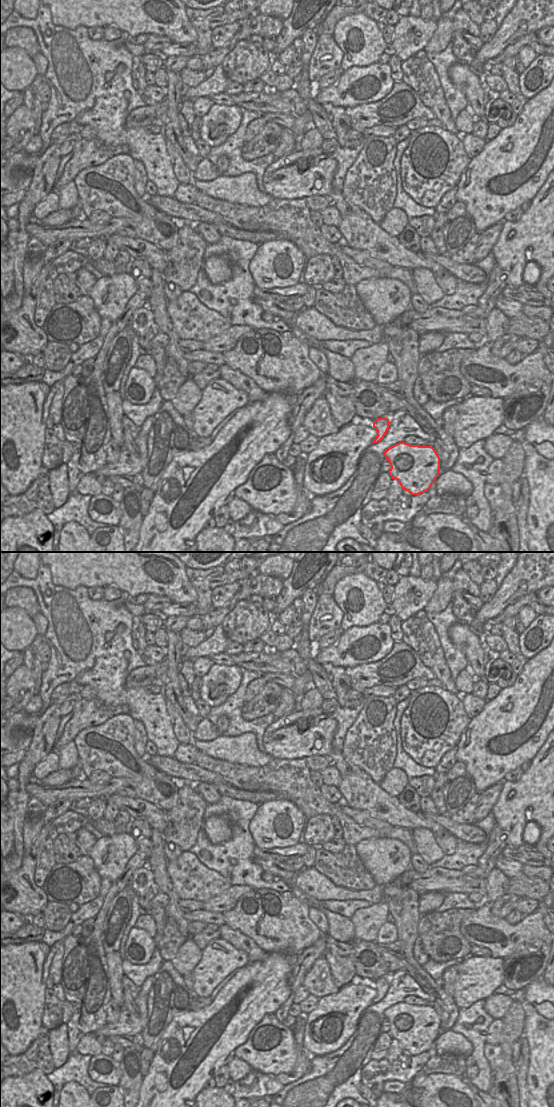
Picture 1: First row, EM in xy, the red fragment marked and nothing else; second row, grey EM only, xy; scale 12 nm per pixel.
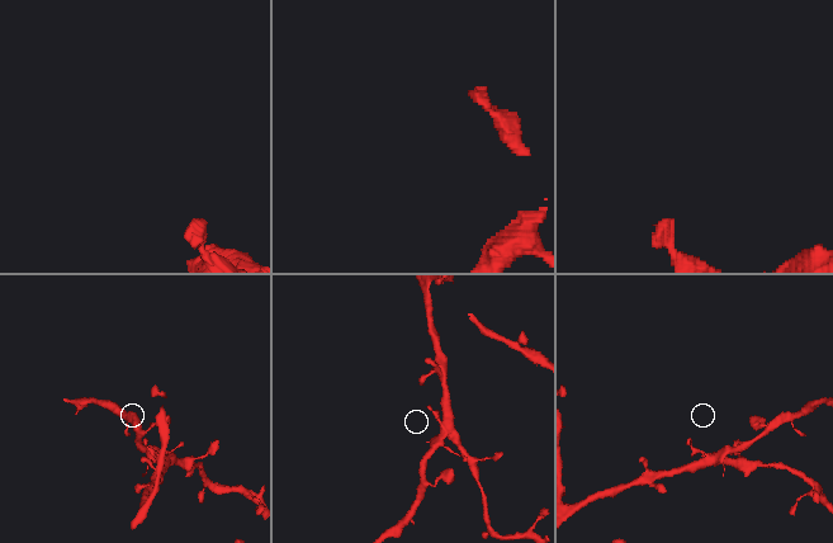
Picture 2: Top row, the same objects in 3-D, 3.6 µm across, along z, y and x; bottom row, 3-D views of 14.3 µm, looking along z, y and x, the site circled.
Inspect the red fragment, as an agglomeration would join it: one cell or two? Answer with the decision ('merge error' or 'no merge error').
merge error

